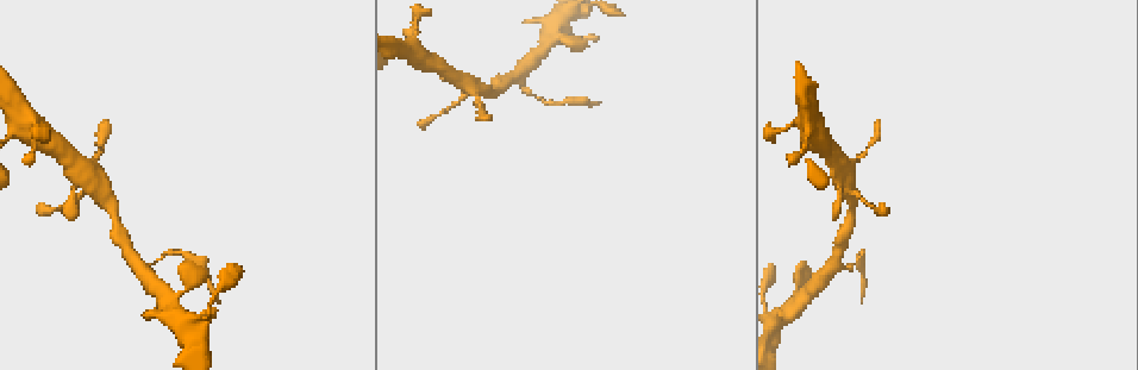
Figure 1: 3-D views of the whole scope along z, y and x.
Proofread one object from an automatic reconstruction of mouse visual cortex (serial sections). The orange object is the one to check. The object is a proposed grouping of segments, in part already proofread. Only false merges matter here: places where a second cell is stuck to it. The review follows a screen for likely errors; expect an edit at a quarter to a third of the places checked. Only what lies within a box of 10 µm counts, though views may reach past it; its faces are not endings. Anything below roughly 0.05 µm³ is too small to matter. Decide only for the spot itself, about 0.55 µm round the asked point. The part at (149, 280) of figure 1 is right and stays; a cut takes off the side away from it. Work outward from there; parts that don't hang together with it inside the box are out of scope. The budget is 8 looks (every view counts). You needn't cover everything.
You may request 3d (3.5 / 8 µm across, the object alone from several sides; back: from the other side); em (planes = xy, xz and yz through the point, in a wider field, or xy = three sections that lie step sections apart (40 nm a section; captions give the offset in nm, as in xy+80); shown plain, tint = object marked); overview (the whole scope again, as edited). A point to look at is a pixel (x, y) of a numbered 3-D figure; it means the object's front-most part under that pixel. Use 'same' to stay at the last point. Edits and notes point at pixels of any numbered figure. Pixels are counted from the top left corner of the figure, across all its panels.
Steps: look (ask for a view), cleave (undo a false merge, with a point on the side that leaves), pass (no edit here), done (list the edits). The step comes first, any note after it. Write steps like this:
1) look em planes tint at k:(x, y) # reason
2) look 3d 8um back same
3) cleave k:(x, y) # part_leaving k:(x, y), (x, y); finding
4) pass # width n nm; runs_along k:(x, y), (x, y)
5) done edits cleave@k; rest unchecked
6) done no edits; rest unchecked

look 3d 3.5um back at 1:(156, 261) # calibre changes

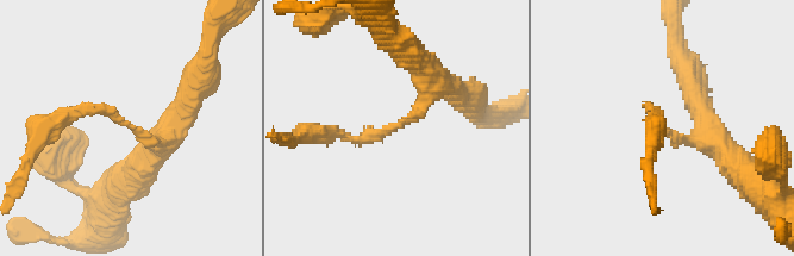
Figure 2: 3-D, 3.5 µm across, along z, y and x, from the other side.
look em xy step 1 tint at 2:(128, 128) # arm_widths 150, 300 nm

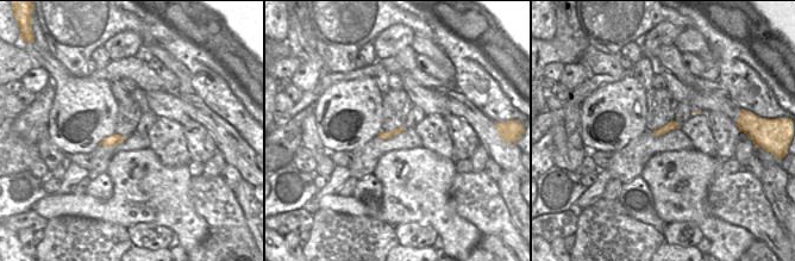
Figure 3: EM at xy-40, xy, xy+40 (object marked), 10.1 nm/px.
cleave 2:(386, 129) # part_leaving 2:(420, 106), (366, 139), (325, 133); a second cell is stuck on

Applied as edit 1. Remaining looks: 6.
look overview # see it whole again

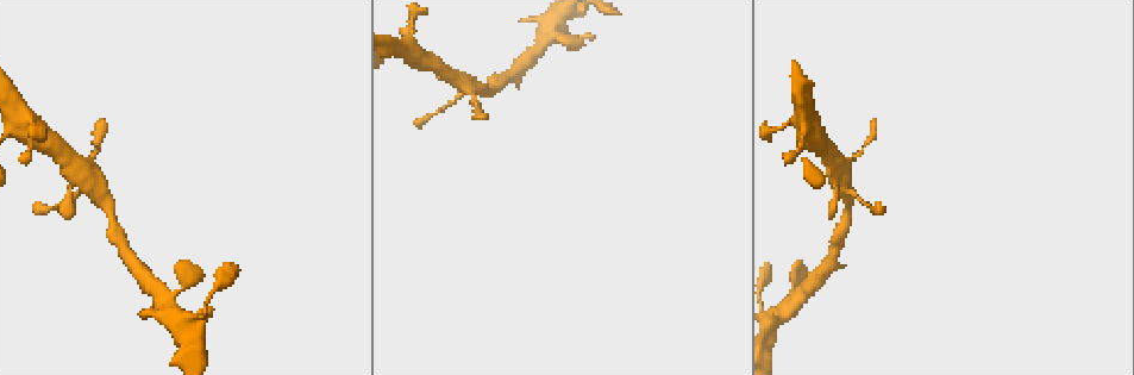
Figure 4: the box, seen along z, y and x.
look 3d 3.5um at 4:(87, 175) # arms part here

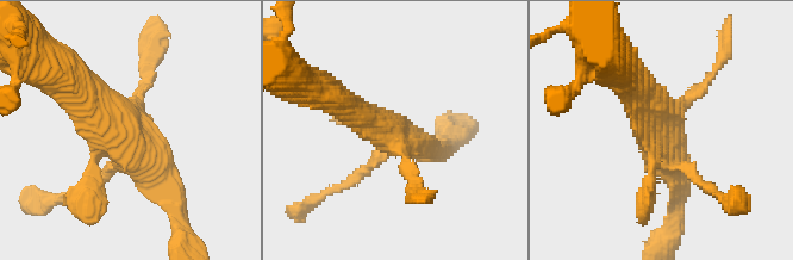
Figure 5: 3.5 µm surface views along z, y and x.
look em planes tint at 5:(129, 135)

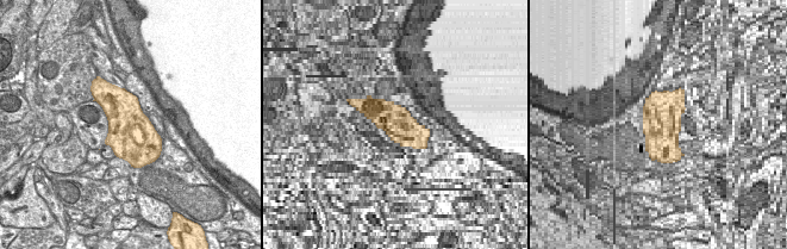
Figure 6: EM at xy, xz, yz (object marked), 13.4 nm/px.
pass # runs_along 5:(176, 193), (125, 124), (77, 84); all the same cell

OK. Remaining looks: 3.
look 3d 3.5um at 4:(805, 124)

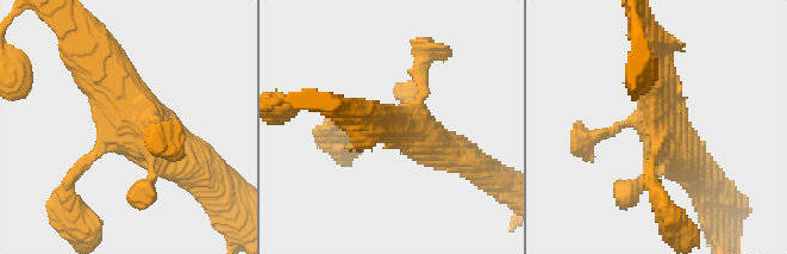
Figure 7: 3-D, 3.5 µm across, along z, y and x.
look em xy step 3 tint at 7:(659, 125) # need the tissue

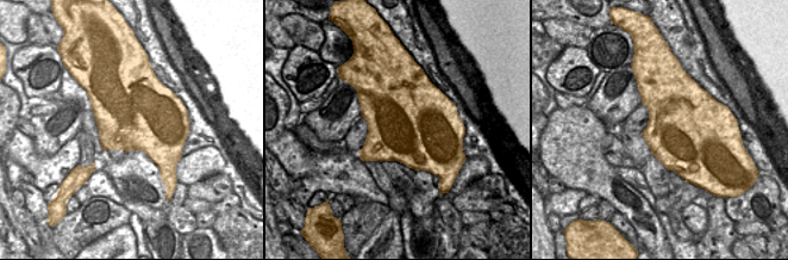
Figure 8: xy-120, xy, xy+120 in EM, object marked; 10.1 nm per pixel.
look em xy step 1 tint same # another direction

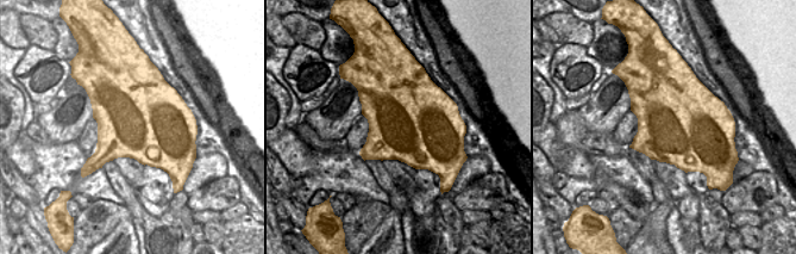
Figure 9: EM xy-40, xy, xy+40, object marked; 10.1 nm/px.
pass # runs_along 7:(203, 174), (141, 126), (107, 61); continuous, no second cell

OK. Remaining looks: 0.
done edits cleave@2; rest unchecked

